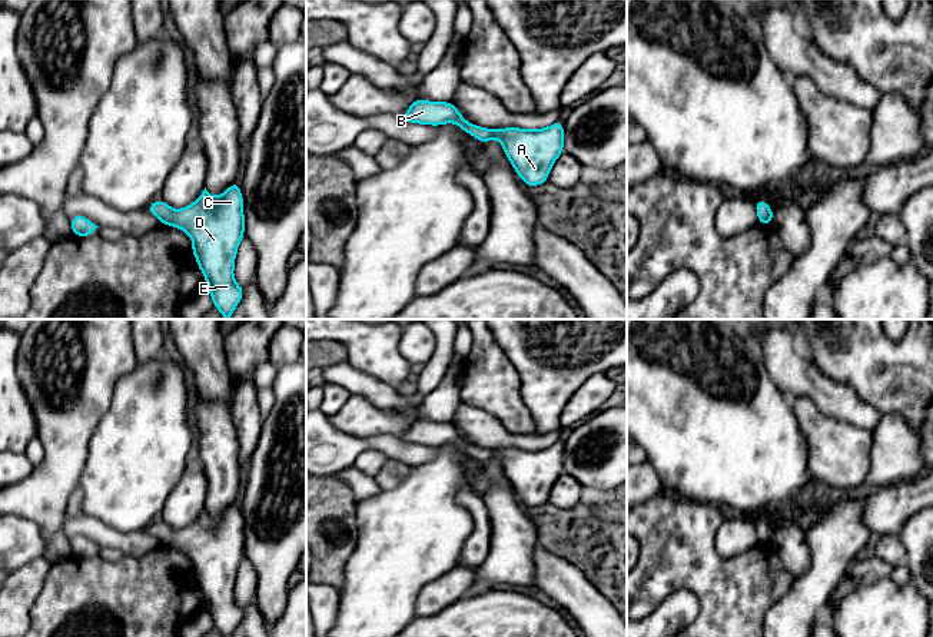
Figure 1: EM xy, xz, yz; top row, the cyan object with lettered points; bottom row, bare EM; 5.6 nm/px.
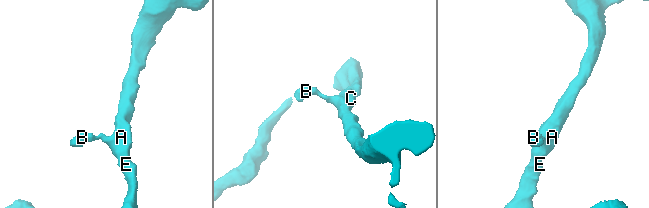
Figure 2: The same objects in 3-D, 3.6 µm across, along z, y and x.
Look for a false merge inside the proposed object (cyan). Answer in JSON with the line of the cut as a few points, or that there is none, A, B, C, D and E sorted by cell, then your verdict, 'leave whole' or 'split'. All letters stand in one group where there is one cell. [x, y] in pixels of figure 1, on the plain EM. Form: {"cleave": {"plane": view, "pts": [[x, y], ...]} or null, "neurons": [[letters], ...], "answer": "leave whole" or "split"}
{"cleave": null, "neurons": [["A", "B", "C", "D", "E"]], "answer": "leave whole"}

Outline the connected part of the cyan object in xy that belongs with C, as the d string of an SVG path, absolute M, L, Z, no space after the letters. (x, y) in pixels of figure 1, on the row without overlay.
M235 502L220 517L212 517L205 508L193 524L182 530L172 530L162 520L146 530L159 544L190 557L196 584L222 637L232 637L243 618L243 607L233 597L238 568L245 557L243 527L239 502Z

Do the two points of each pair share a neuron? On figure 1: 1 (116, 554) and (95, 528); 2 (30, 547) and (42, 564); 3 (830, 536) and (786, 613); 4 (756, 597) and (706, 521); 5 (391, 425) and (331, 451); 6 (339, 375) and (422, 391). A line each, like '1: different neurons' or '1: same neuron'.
1: different neurons
2: different neurons
3: same neuron
4: same neuron
5: different neurons
6: same neuron

